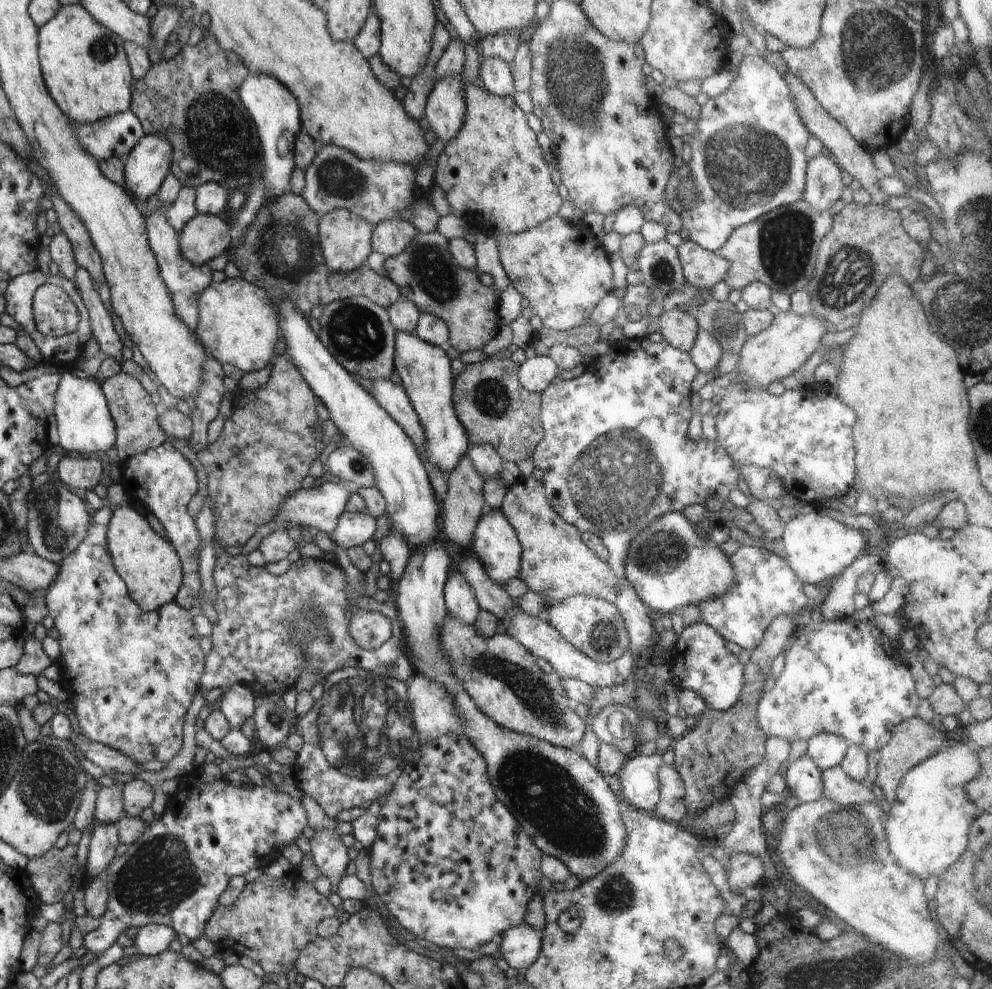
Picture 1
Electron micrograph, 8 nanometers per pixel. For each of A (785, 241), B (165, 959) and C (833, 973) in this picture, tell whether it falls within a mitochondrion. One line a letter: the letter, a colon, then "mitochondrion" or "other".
A: mitochondrion
B: other
C: mitochondrion

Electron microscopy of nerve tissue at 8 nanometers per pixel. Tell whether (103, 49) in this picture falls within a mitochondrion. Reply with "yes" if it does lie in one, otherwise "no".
yes

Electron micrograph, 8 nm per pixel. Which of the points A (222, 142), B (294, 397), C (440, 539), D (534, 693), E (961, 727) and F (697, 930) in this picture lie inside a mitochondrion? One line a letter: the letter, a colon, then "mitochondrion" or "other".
A: mitochondrion
B: other
C: other
D: mitochondrion
E: other
F: other

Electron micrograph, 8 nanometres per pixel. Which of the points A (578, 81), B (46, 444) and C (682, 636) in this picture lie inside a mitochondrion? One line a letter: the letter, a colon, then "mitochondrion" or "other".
A: mitochondrion
B: other
C: other

